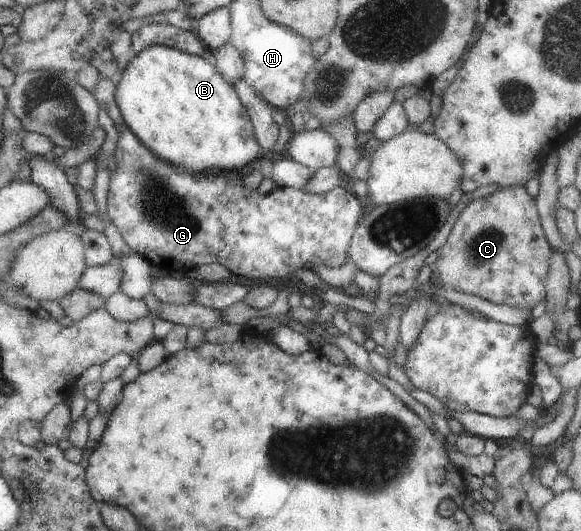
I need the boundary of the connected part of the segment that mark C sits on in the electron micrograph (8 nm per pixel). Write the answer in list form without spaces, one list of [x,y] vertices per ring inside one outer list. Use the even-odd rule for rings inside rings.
[[[510,185],[492,192],[488,196],[469,201],[458,214],[446,238],[438,248],[436,261],[430,265],[429,283],[443,290],[454,289],[464,294],[474,294],[482,300],[506,306],[524,307],[532,310],[545,298],[545,278],[549,269],[551,248],[545,239],[539,216],[535,209],[535,199],[528,196],[524,186]]]

